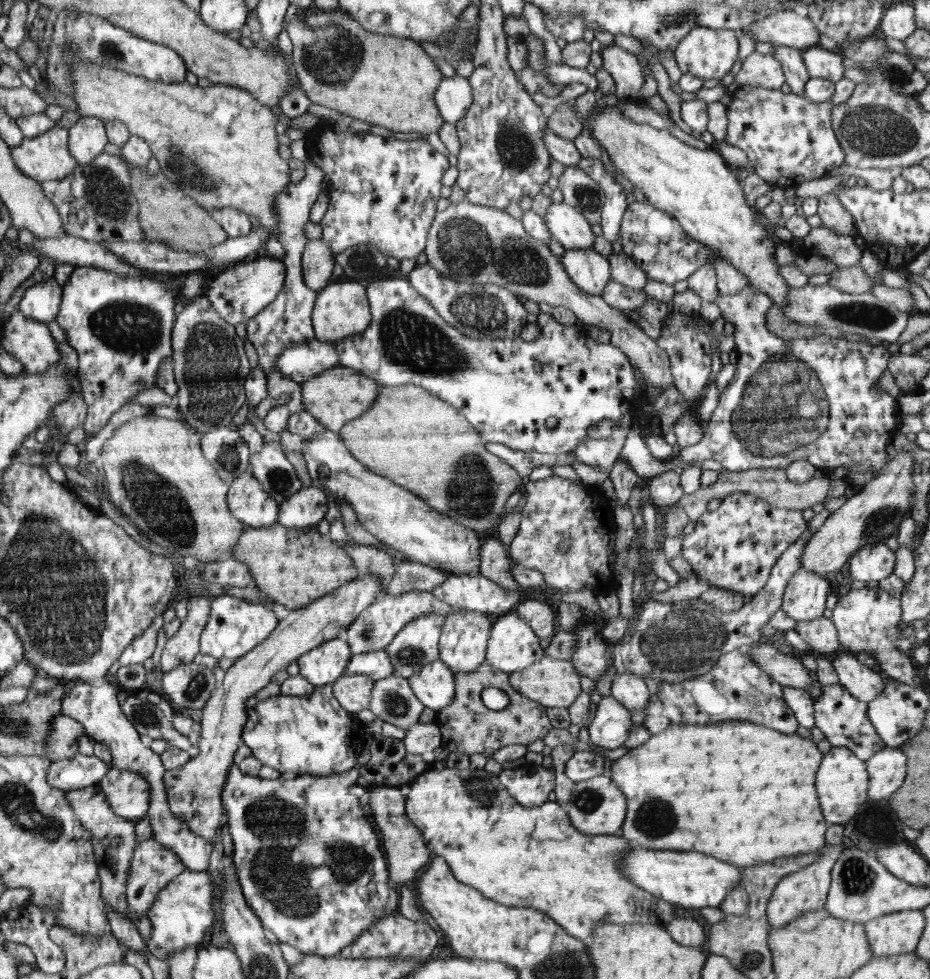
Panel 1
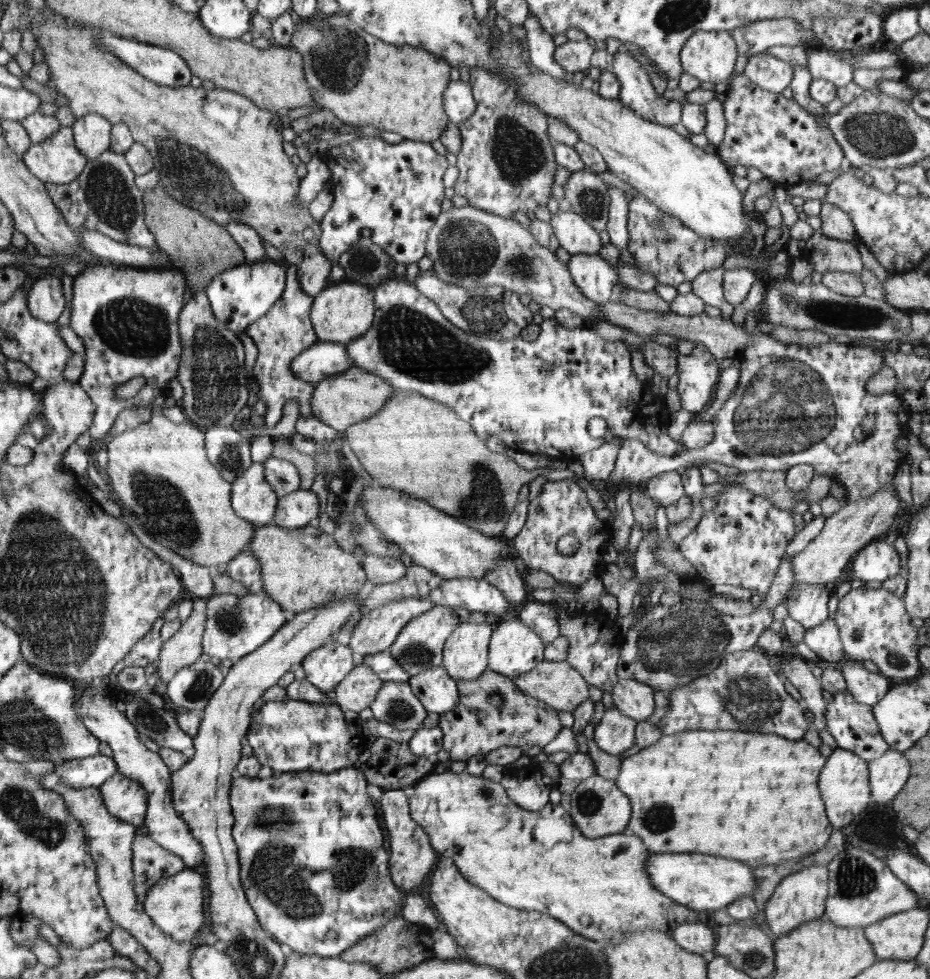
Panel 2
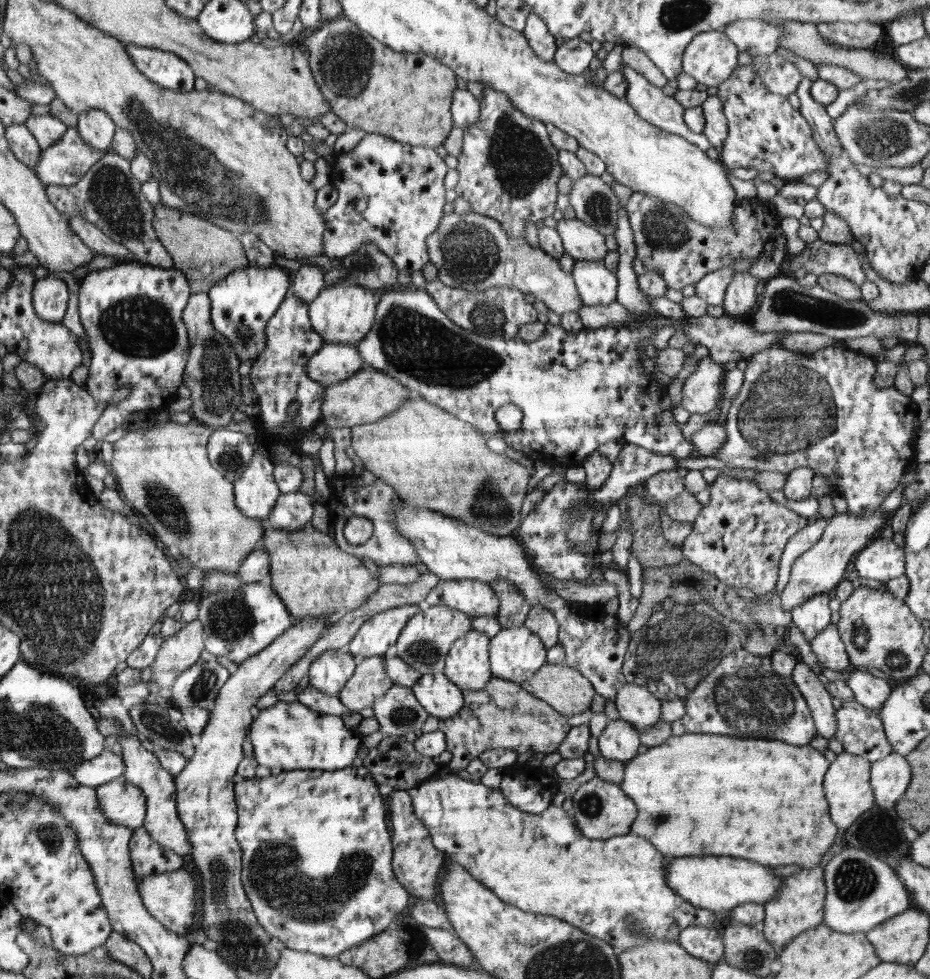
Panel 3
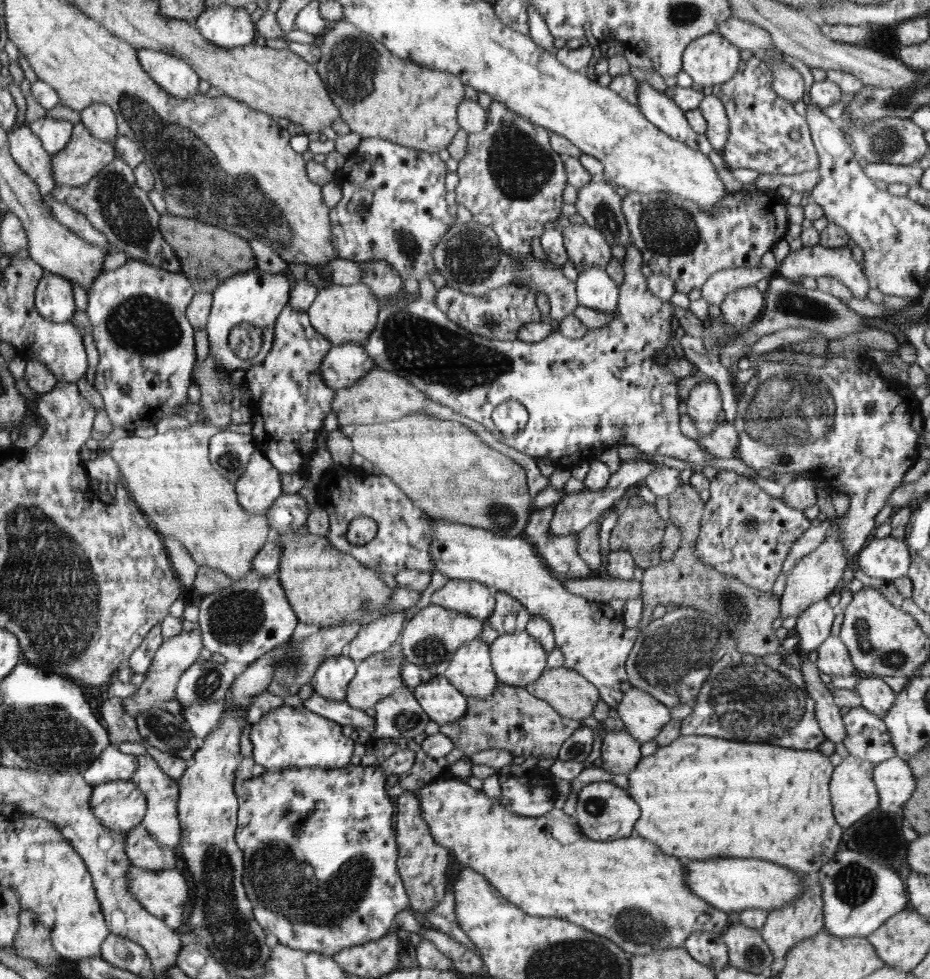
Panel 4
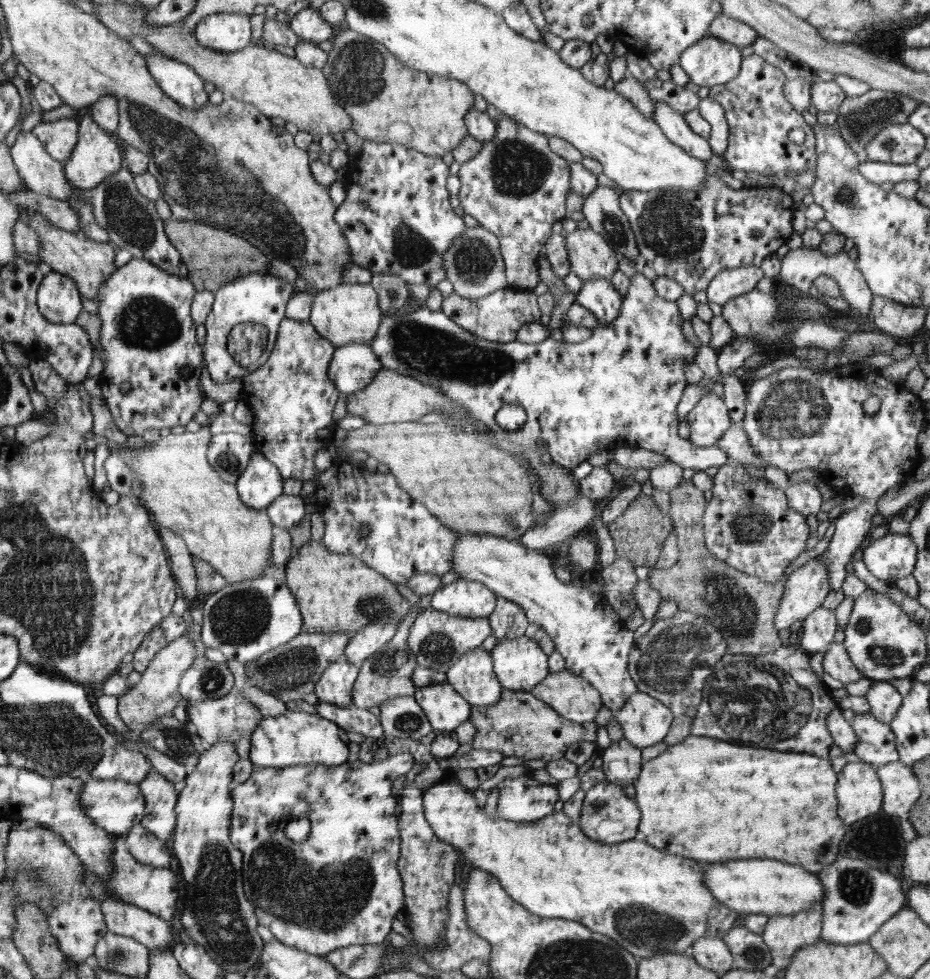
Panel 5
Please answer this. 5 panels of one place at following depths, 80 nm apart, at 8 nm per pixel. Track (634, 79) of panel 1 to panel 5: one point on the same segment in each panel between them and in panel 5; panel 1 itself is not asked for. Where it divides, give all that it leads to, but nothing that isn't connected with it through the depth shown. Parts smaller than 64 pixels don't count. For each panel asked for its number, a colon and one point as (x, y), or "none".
2: (636, 91)
3: (650, 102)
4: (657, 108)
5: (674, 125)

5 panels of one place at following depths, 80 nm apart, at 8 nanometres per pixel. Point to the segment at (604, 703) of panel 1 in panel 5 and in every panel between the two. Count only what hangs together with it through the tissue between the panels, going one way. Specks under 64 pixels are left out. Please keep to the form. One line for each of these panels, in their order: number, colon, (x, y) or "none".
2: (615, 733)
3: (619, 741)
4: (620, 752)
5: (622, 761)

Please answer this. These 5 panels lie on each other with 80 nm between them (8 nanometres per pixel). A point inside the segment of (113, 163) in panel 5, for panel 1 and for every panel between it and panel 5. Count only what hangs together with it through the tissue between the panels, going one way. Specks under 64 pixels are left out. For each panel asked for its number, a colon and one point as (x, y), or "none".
1: (46, 157)
2: (58, 160)
3: (64, 163)
4: (85, 156)

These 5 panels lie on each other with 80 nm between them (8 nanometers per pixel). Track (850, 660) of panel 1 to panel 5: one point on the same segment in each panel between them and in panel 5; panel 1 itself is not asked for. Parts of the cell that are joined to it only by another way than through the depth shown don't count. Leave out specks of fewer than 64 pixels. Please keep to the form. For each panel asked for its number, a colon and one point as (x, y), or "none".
2: (866, 687)
3: (870, 691)
4: (876, 695)
5: (884, 700)

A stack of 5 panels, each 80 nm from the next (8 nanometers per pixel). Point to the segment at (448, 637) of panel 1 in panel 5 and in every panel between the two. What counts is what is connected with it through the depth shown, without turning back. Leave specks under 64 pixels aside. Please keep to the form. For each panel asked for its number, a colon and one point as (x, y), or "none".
2: (465, 656)
3: (467, 665)
4: (470, 670)
5: (472, 675)

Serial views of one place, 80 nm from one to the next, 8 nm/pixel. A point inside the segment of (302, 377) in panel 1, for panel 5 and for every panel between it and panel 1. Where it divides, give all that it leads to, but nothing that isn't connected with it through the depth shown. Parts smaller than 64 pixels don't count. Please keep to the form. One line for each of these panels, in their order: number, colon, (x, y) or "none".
2: (324, 359)
3: (335, 362)
4: (346, 363)
5: (353, 366)

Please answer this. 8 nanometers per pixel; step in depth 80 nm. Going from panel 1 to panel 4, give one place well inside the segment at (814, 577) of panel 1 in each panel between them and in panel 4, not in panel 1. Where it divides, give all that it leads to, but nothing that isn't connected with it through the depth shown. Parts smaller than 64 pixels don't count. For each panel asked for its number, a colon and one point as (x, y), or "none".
2: (808, 605)
3: (812, 616)
4: (813, 625)

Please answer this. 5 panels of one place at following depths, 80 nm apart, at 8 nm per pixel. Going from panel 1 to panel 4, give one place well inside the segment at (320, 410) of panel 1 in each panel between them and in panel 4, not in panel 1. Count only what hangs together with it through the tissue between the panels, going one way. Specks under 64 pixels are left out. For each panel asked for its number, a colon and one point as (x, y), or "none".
2: (345, 399)
3: (368, 395)
4: (379, 397)

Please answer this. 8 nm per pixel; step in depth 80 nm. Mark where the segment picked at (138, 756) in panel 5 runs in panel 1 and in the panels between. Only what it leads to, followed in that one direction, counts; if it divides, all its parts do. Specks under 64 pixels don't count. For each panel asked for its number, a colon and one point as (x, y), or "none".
1: (76, 772)
2: (93, 771)
3: (105, 768)
4: (113, 765)

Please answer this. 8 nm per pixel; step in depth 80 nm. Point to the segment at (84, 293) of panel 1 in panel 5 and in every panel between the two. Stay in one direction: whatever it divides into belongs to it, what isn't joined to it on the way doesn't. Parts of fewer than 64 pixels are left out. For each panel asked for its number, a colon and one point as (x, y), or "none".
2: (128, 318)
3: (132, 313)
4: (138, 313)
5: (147, 333)

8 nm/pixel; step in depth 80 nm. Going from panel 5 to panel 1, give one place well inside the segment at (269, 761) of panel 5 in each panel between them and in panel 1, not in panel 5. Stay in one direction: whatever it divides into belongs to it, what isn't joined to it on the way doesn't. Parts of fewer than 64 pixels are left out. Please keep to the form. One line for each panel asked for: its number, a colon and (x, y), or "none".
1: (312, 734)
2: (288, 736)
3: (288, 736)
4: (288, 737)

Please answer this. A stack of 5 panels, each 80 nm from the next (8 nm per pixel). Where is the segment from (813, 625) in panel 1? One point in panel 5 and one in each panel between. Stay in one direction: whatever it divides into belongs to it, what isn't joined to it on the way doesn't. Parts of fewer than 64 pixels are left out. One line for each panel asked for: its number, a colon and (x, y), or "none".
2: (824, 640)
3: (828, 646)
4: (833, 657)
5: (836, 661)

